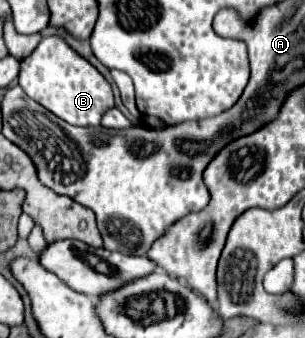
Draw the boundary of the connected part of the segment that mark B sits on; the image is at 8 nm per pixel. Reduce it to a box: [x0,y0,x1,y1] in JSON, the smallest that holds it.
[19,36,113,126]

